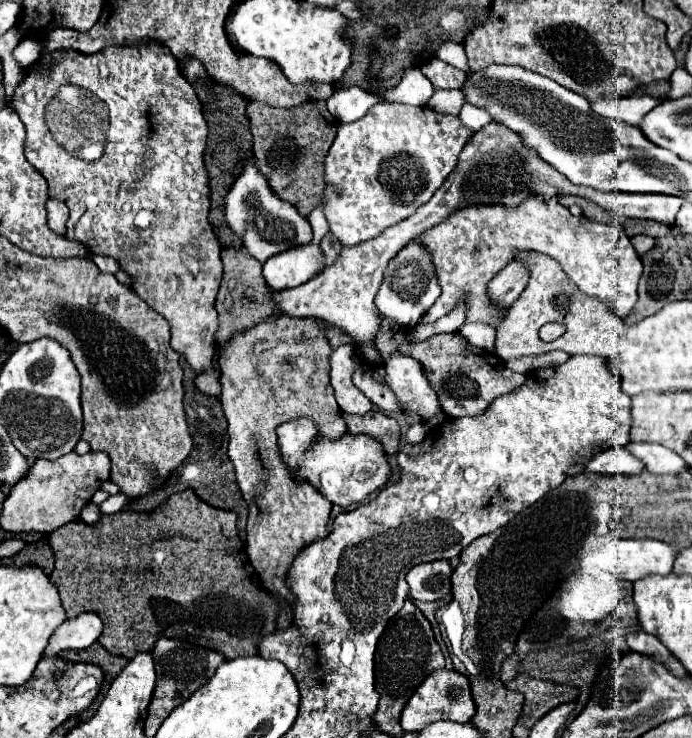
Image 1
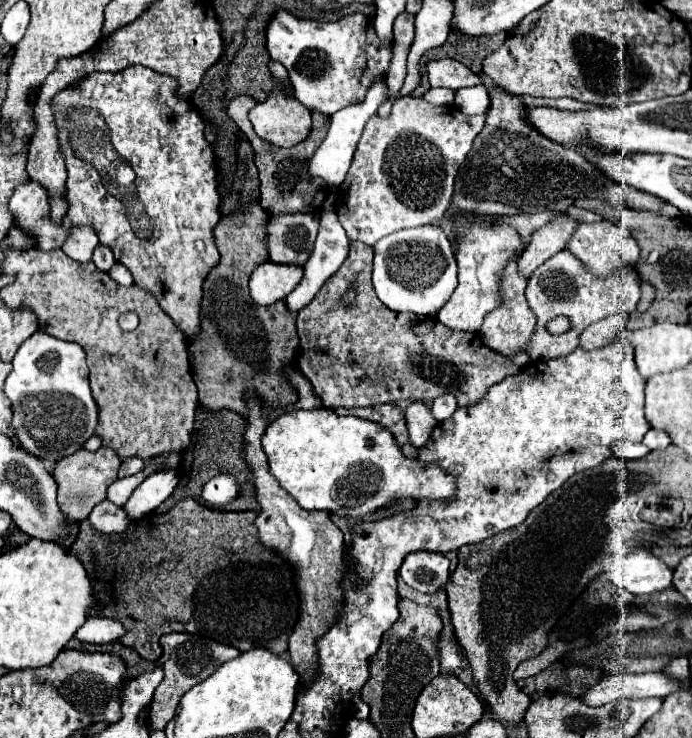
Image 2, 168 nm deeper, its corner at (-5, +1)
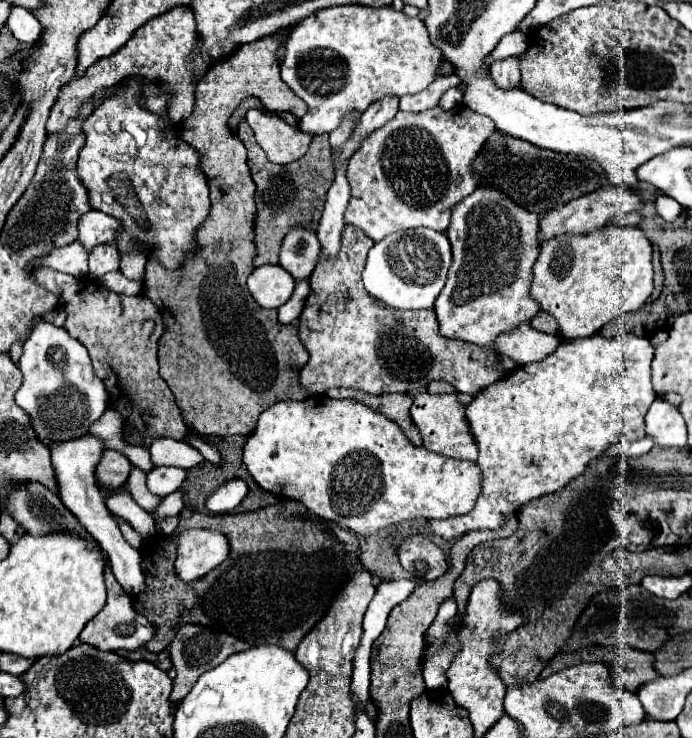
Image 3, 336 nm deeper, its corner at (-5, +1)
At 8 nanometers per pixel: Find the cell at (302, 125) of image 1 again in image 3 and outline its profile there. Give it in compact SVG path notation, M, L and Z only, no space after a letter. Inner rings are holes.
M240 119L238 137L244 141L248 149L248 167L252 179L256 183L256 207L258 207L258 221L256 221L256 267L264 263L278 263L278 249L282 237L290 231L290 227L308 227L316 229L324 209L324 197L334 181L334 167L330 165L330 145L328 135L316 135L312 145L304 157L290 165L276 165L270 163L262 147L258 145L250 125L246 119Z

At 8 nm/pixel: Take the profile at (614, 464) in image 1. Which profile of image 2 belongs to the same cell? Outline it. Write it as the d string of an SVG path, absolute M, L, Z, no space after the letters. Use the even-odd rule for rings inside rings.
M618 441L614 447L614 457L622 457L622 459L640 459L648 453L644 443L634 443L634 441Z

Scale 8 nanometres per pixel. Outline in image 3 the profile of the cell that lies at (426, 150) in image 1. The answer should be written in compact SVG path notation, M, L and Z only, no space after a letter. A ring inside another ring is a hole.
M466 105L450 111L442 111L440 107L420 113L398 111L394 119L366 137L348 161L346 177L352 197L344 223L364 231L372 241L414 227L430 227L444 233L452 207L478 185L472 161L494 131L496 127L490 117Z

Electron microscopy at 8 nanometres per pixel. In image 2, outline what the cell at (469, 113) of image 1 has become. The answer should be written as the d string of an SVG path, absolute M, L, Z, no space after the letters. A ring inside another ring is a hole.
M484 83L456 91L456 107L466 115L486 113L488 105L490 105L490 97Z

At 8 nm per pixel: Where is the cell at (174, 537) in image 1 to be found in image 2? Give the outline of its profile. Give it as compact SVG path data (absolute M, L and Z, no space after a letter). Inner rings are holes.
M182 499L164 515L152 513L152 515L146 515L144 519L132 521L130 527L126 529L126 533L122 533L122 535L100 533L90 525L88 519L84 519L78 525L80 533L78 533L78 539L74 541L74 545L70 547L70 551L84 563L84 567L88 571L88 577L90 577L90 581L92 581L96 593L98 593L98 605L94 607L92 615L102 615L102 617L112 617L112 619L122 621L126 625L128 633L120 639L120 643L124 643L126 647L136 649L144 659L150 659L150 661L160 659L160 643L158 643L160 637L166 635L166 633L174 633L174 631L206 635L206 637L216 639L220 643L234 645L240 651L250 651L250 649L262 647L262 649L268 649L276 655L286 653L288 651L288 629L292 633L292 629L294 629L294 625L298 623L298 617L300 617L300 597L298 597L298 591L296 591L294 569L290 569L290 563L282 557L278 557L278 553L274 553L274 549L266 549L266 547L258 545L258 531L256 531L256 525L254 525L256 517L258 517L256 511L242 511L242 513L218 511L218 509L210 509L206 505L200 505L194 499Z

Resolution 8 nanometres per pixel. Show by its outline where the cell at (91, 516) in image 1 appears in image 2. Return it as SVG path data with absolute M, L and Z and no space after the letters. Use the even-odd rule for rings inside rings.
M102 501L92 509L92 527L102 533L124 533L130 525L130 517L122 507L110 501Z

